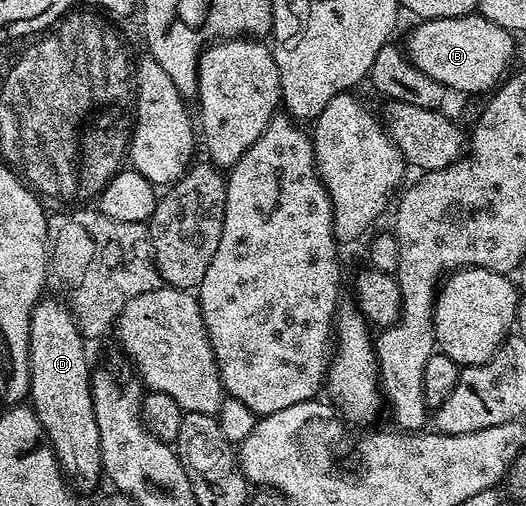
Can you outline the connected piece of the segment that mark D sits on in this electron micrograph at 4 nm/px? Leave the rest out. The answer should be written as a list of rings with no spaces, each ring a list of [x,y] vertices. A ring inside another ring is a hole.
[[[62,300],[35,302],[35,310],[29,323],[29,367],[31,368],[30,408],[35,410],[51,449],[70,484],[76,490],[91,489],[104,476],[101,463],[101,431],[97,431],[97,415],[93,411],[91,398],[91,370],[87,365],[85,338],[79,331],[79,324],[71,314],[70,308]]]

